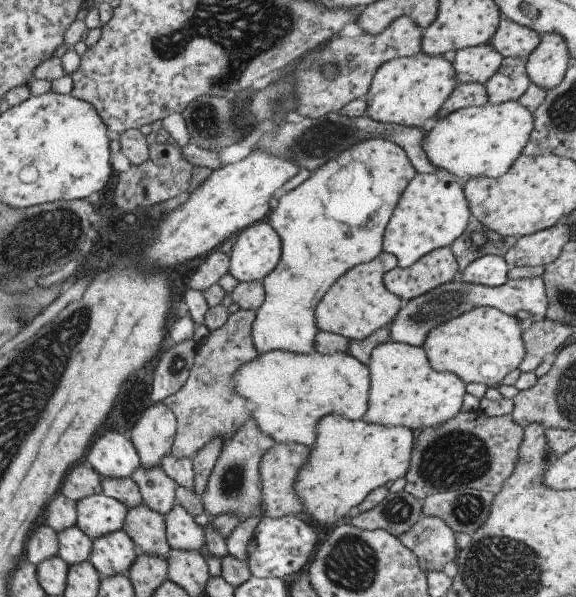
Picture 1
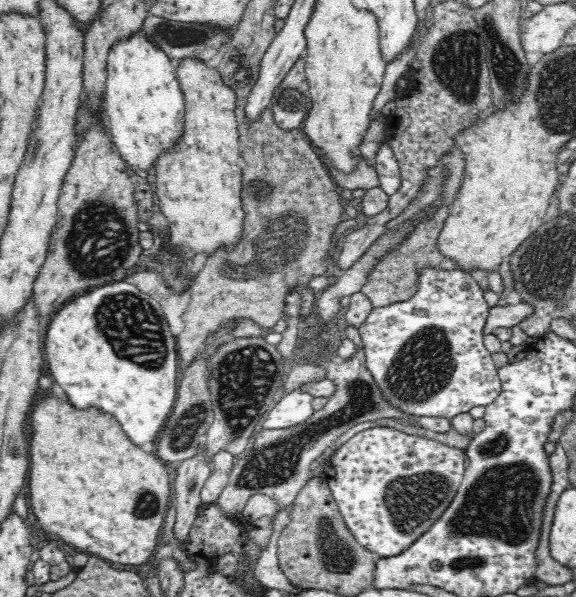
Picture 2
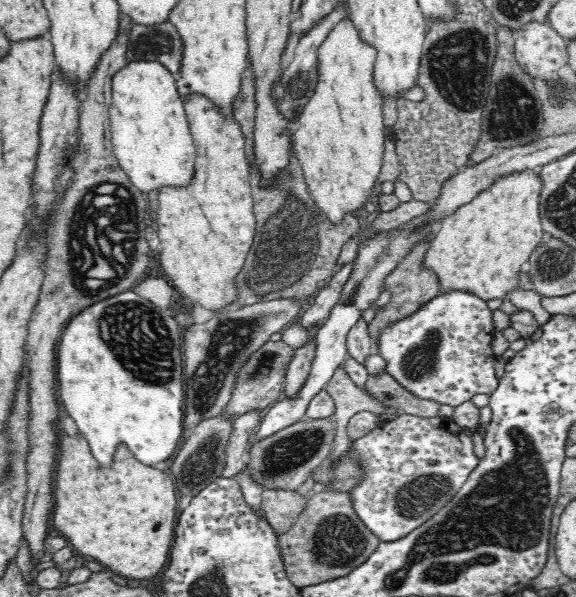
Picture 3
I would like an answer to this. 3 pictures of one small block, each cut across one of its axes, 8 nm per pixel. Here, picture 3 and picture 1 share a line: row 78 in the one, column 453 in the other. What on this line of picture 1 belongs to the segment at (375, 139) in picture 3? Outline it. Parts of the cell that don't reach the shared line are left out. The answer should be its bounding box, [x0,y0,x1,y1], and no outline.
[422,307,525,387]

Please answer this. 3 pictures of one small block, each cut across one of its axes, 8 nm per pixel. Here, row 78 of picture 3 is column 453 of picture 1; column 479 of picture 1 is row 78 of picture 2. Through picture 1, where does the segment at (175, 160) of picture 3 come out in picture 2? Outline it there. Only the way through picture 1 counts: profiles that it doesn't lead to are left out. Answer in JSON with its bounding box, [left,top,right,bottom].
[104,29,184,177]

